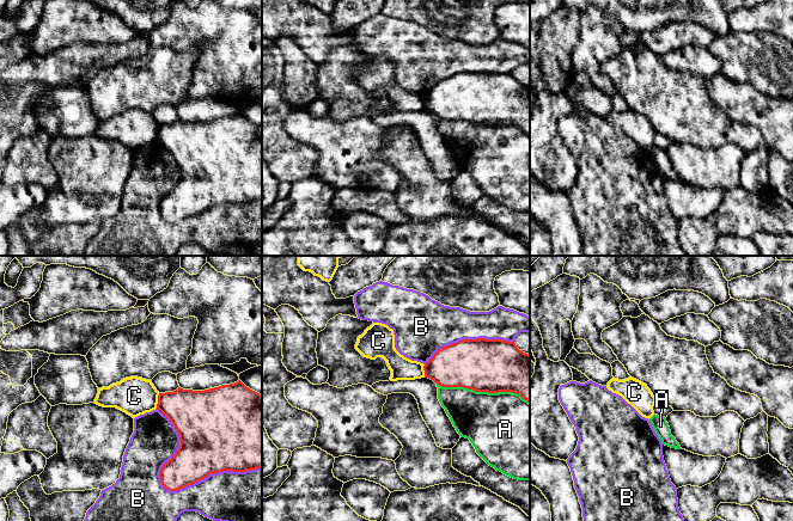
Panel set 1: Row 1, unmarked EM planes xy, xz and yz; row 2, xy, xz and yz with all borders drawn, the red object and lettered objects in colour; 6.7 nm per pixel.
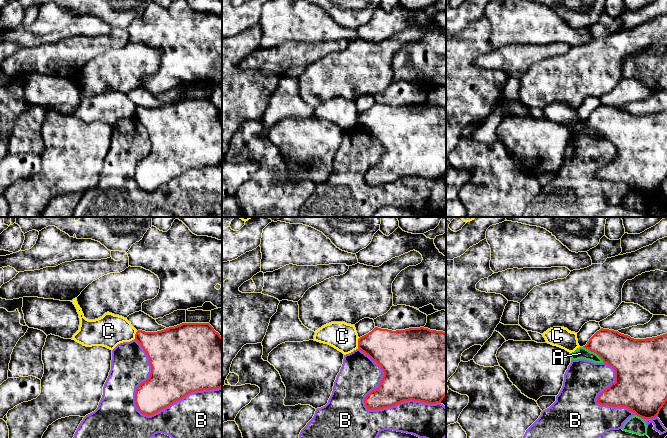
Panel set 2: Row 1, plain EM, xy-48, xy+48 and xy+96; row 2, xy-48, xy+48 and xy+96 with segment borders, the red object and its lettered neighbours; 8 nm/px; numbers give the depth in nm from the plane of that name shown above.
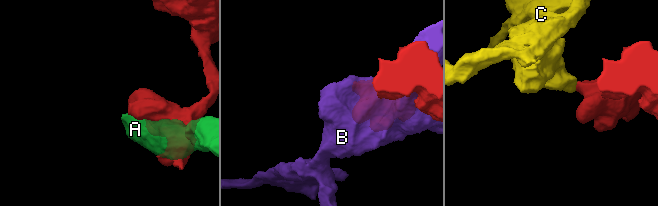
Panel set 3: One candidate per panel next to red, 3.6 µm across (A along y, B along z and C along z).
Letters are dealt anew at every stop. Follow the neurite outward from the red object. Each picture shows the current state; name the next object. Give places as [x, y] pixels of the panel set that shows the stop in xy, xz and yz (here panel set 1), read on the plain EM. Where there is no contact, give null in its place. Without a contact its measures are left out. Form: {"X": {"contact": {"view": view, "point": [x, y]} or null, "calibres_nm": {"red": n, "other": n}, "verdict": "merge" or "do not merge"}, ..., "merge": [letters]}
{"A": {"contact": {"view": "xz", "point": [483, 123]}, "calibres_nm": {"red": 360, "other": 440}, "verdict": "do not merge"}, "B": {"contact": {"view": "xy", "point": [174, 222]}, "calibres_nm": {"red": 280, "other": 440}, "verdict": "do not merge"}, "C": {"contact": {"view": "xy", "point": [158, 133]}, "calibres_nm": {"red": 300, "other": 260}, "verdict": "do not merge"}, "merge": []}

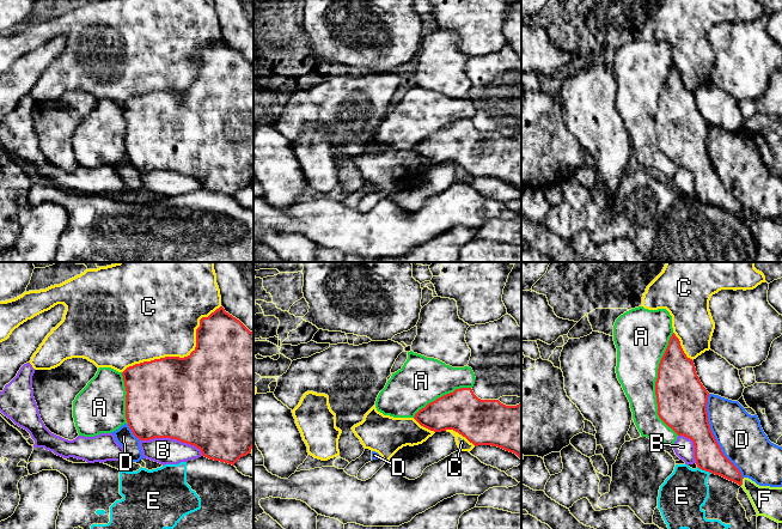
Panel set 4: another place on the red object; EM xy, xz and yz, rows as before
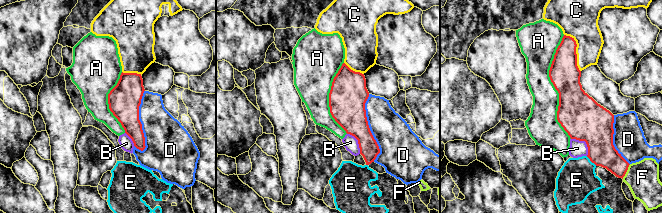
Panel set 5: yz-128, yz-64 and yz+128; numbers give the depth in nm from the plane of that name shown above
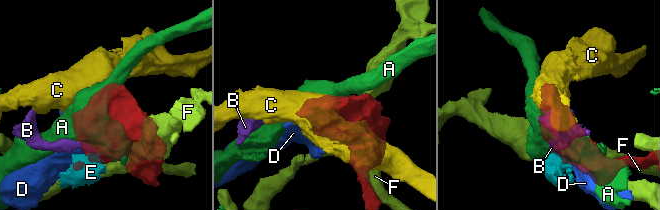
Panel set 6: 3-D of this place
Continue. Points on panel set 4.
{"A": {"contact": {"view": "yz", "point": [655, 116]}, "calibres_nm": {"red": 340, "other": 300}, "verdict": "do not merge"}, "B": {"contact": {"view": "xy", "point": [172, 170]}, "calibres_nm": {"red": 500, "other": 180}, "verdict": "do not merge"}, "C": {"contact": {"view": "xy", "point": [182, 90]}, "calibres_nm": {"red": 500, "other": 420}, "verdict": "do not merge"}, "D": {"contact": {"view": "yz", "point": [713, 168]}, "calibres_nm": {"red": 280, "other": 300}, "verdict": "do not merge"}, "E": {"contact": {"view": "yz", "point": [704, 201]}, "calibres_nm": {"red": 190, "other": 300}, "verdict": "do not merge"}, "F": {"contact": {"view": "yz", "point": [741, 214]}, "calibres_nm": {"red": 160, "other": 200}, "verdict": "do not merge"}, "merge": []}

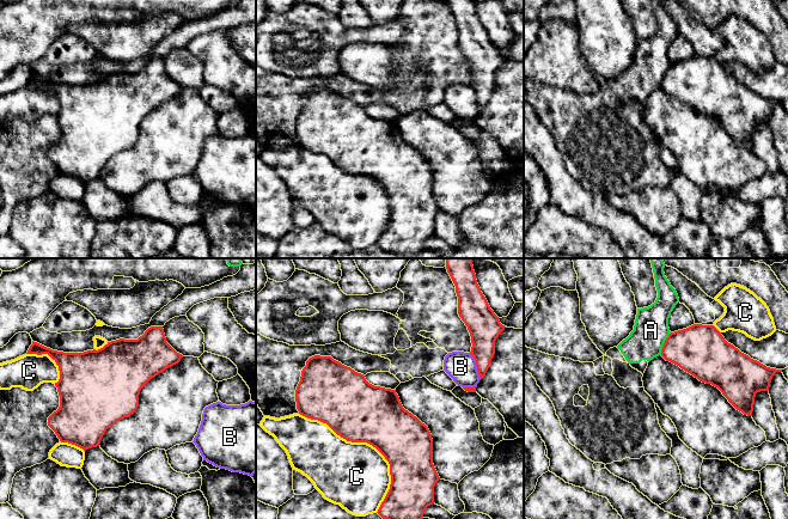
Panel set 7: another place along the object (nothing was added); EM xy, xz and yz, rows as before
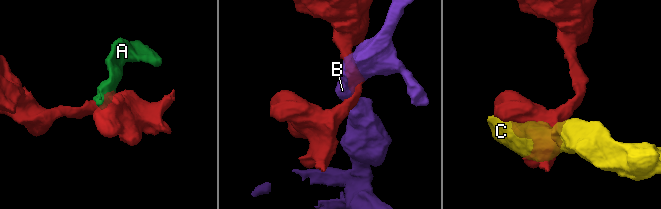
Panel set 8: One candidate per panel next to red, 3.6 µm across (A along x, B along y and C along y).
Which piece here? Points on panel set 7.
{"A": {"contact": {"view": "yz", "point": [664, 75]}, "calibres_nm": {"red": 340, "other": 240}, "verdict": "do not merge"}, "B": {"contact": {"view": "xz", "point": [476, 97]}, "calibres_nm": {"red": 200, "other": 200}, "verdict": "do not merge"}, "C": {"contact": {"view": "xz", "point": [370, 176]}, "calibres_nm": {"red": 400, "other": 440}, "verdict": "do not merge"}, "merge": []}

